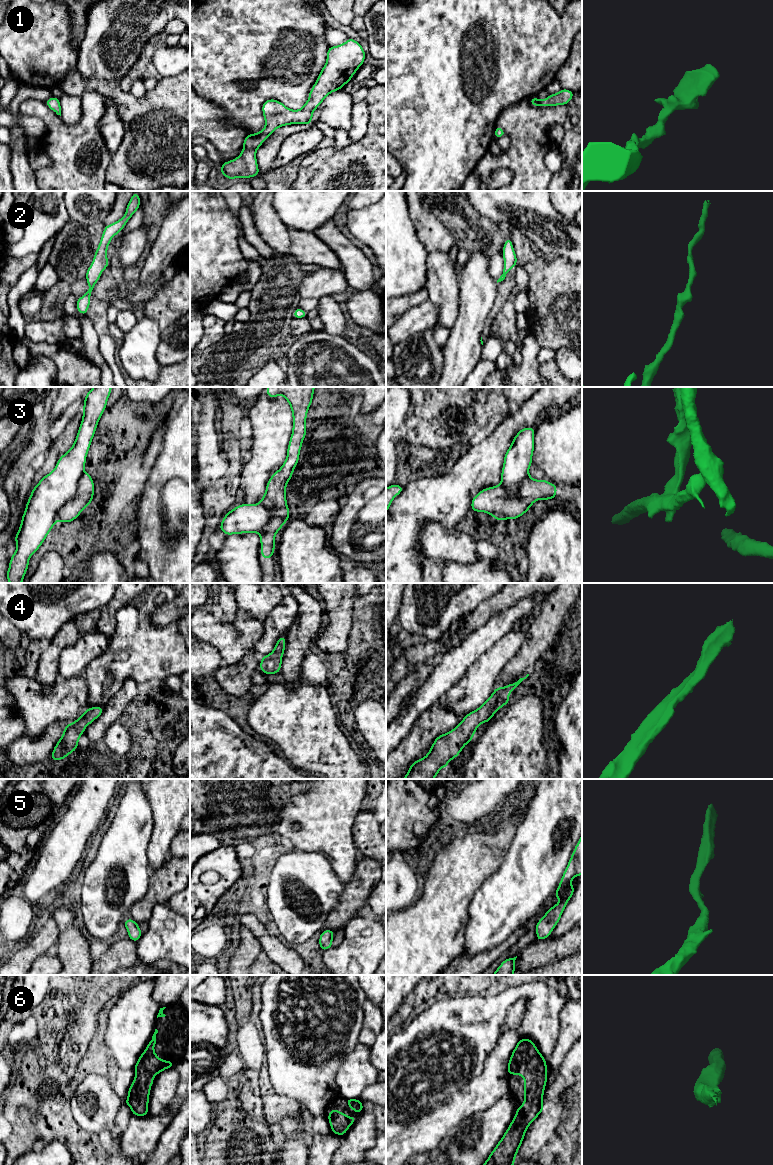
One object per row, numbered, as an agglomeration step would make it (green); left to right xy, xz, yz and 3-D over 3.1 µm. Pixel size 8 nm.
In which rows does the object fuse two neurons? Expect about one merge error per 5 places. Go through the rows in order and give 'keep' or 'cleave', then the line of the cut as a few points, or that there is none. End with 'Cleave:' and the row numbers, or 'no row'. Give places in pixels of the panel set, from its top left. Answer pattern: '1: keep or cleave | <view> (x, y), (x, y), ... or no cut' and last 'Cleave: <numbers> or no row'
1: keep | no cut
2: keep | no cut
3: cleave | xy (84, 472), (78, 482), (76, 493), (60, 508), (57, 519)
4: keep | no cut
5: keep | no cut
6: keep | no cut
Cleave: 3

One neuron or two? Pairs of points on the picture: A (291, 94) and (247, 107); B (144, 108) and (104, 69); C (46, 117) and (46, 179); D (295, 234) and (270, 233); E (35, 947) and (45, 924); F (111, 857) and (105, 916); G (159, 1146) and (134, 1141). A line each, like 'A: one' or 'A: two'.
A: one
B: two
C: one
D: two
E: one
F: one
G: one

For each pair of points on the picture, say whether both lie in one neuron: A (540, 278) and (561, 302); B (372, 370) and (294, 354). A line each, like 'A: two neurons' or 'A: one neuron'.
A: one neuron
B: one neuron

